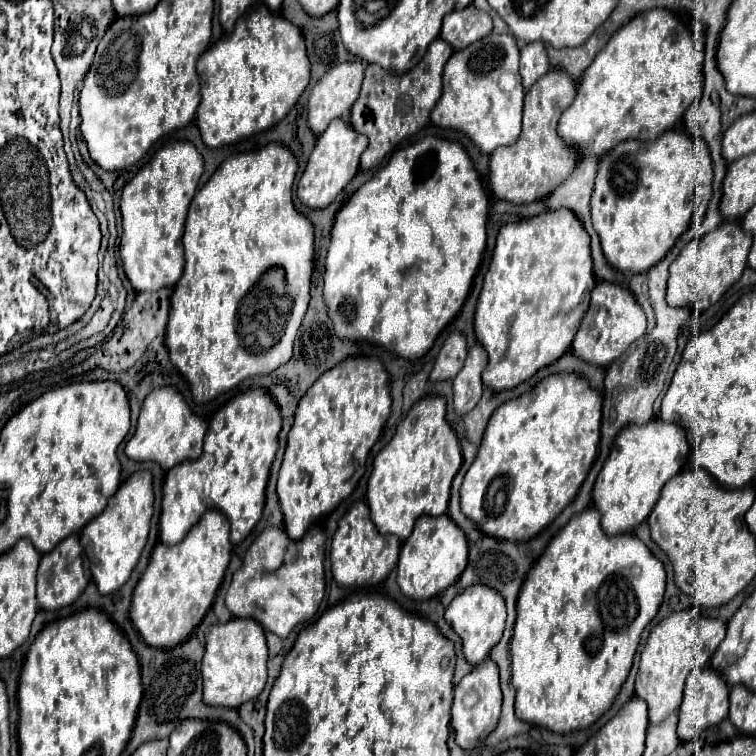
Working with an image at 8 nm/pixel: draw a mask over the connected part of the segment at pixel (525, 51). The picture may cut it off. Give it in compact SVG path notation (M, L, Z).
M531 42L525 48L521 48L519 72L525 90L529 90L547 70L549 70L549 60L547 60L545 46L541 42Z

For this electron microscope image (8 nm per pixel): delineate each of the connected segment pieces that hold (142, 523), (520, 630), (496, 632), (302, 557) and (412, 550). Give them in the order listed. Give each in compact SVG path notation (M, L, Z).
M143 470L135 472L129 480L125 480L121 484L121 490L117 490L117 494L109 498L105 510L81 530L81 544L91 562L91 574L101 594L111 594L129 580L131 570L135 568L141 550L147 542L151 516L153 516L153 476L149 470Z
M587 508L581 514L575 514L565 528L561 528L561 532L547 544L545 552L541 554L541 558L533 564L533 568L529 570L519 600L517 600L517 622L513 628L513 638L509 644L509 652L511 652L511 668L513 668L513 688L517 692L517 700L515 700L515 710L517 716L529 724L537 724L543 728L549 728L557 734L563 732L571 732L571 730L583 730L587 726L591 726L603 712L607 712L621 688L621 684L627 680L627 674L631 670L633 664L633 656L637 652L639 646L639 638L643 628L655 618L663 594L665 594L665 568L663 562L635 536L635 534L617 534L617 536L607 536L601 530L601 514L595 508Z
M473 584L465 588L461 594L453 598L453 602L445 610L445 620L463 640L463 652L471 664L479 664L489 656L491 648L499 642L503 634L505 618L507 618L507 608L503 596L485 584Z
M267 526L255 542L249 546L243 566L233 574L225 604L237 618L253 618L261 622L261 626L281 638L289 636L289 632L301 624L313 618L317 612L323 594L325 594L325 580L323 580L323 560L325 560L325 542L327 534L319 526L311 526L301 540L291 540L283 528L277 526Z
M447 514L443 516L421 516L413 534L403 542L397 562L397 584L401 592L413 600L437 598L457 582L467 566L467 534Z

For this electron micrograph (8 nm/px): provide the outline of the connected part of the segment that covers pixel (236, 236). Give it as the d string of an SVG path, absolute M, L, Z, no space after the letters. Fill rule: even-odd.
M267 144L257 152L225 160L191 200L183 234L185 268L171 294L165 344L171 362L191 384L197 402L209 402L247 378L269 374L293 356L293 340L309 306L315 256L313 224L295 210L291 198L295 174L293 152L281 144ZM273 266L281 266L287 274L283 294L275 294L269 286L257 286L259 278Z

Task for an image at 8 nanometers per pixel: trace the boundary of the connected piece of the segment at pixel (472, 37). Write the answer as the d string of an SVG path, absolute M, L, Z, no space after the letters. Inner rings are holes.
M471 4L445 16L441 38L445 38L445 42L449 42L455 50L463 50L479 38L485 38L491 30L491 16Z

